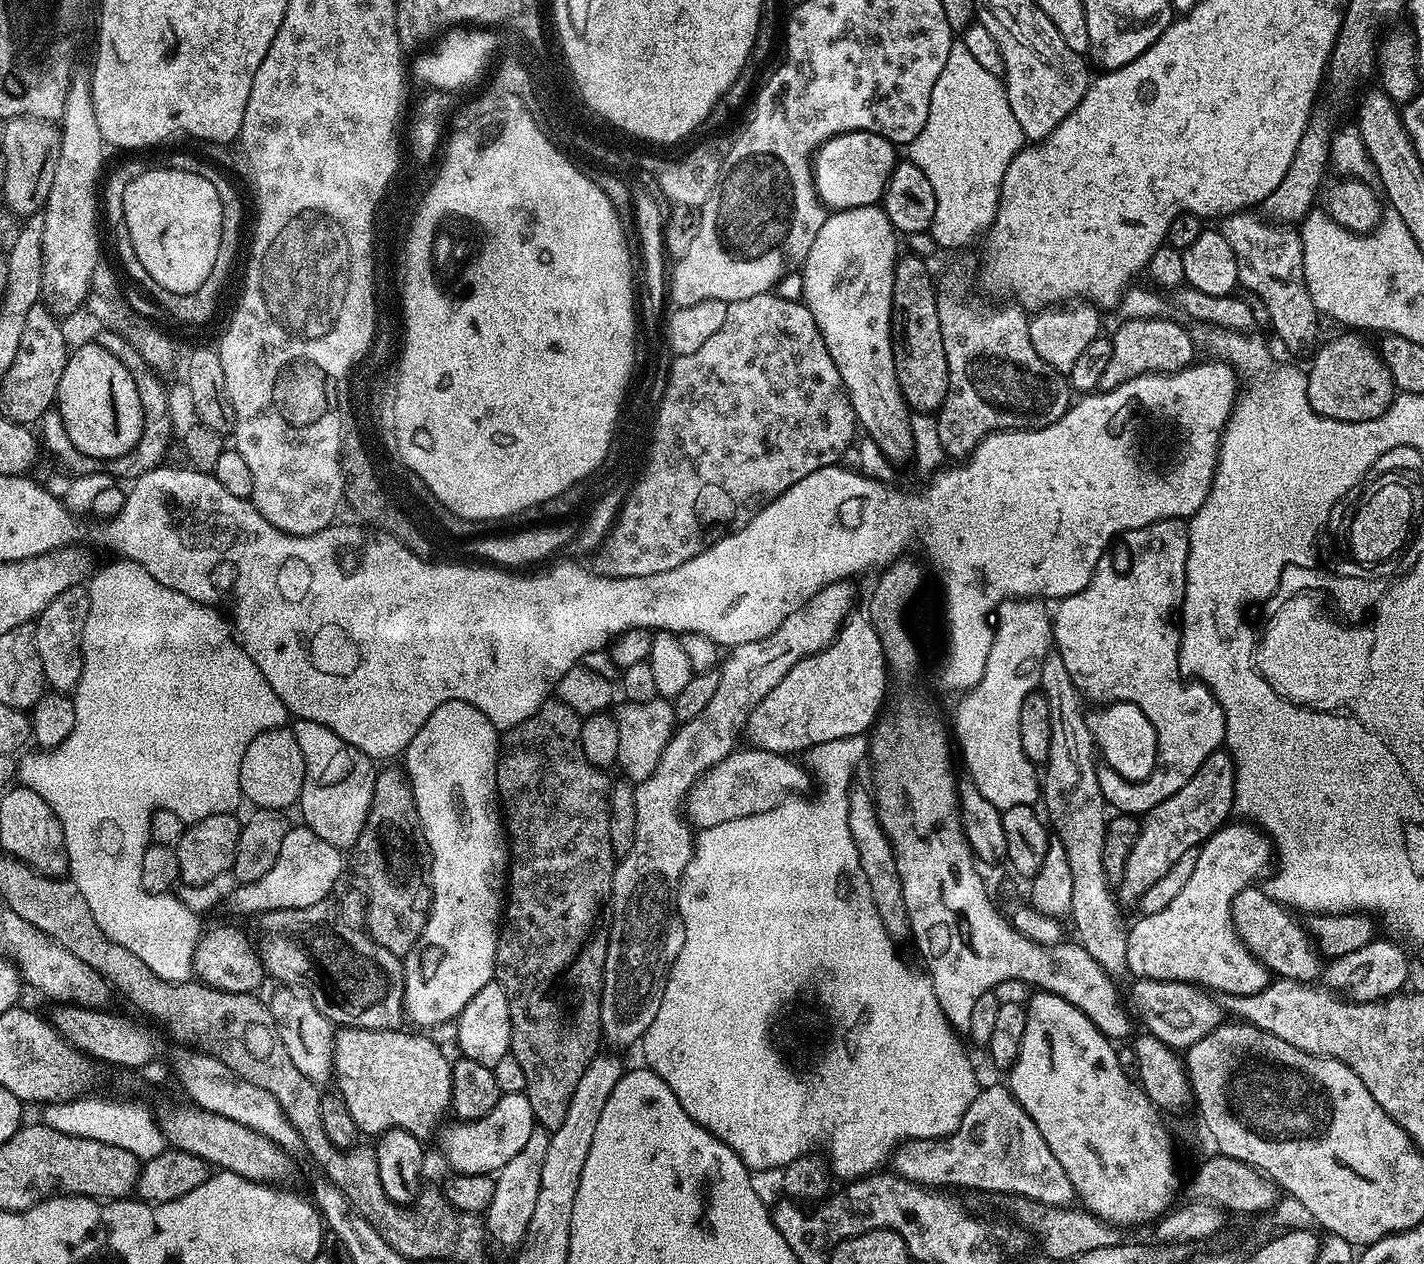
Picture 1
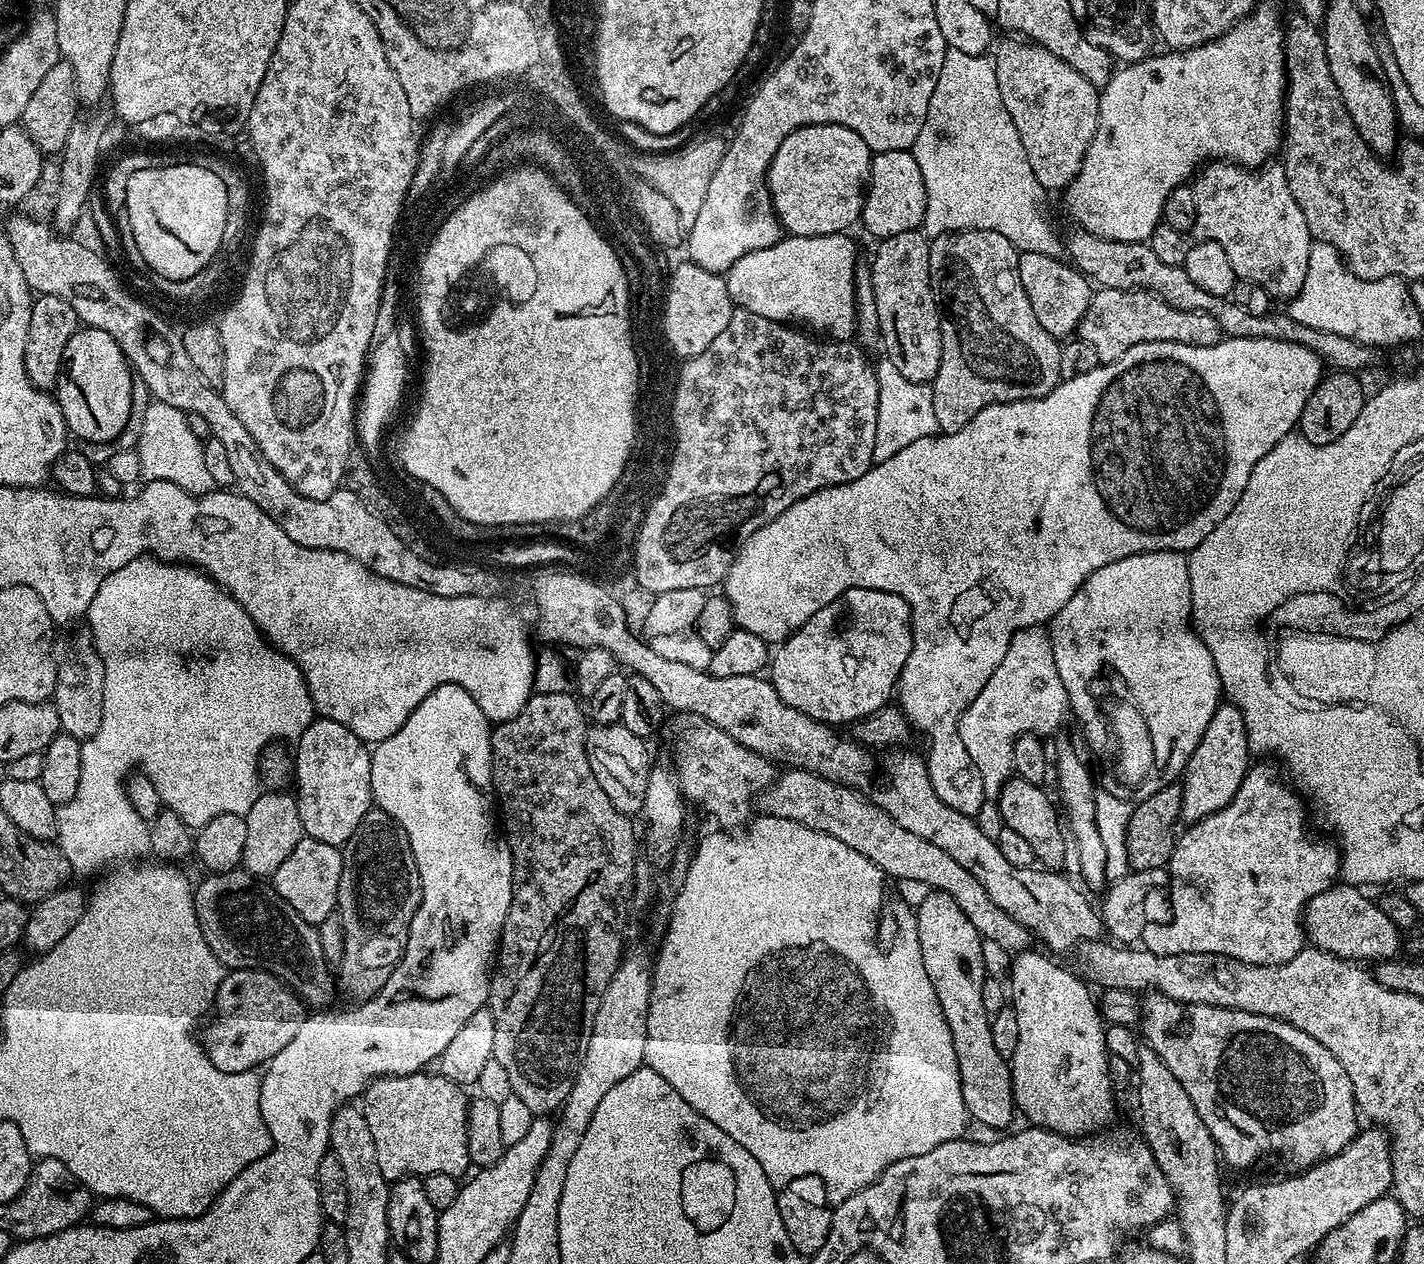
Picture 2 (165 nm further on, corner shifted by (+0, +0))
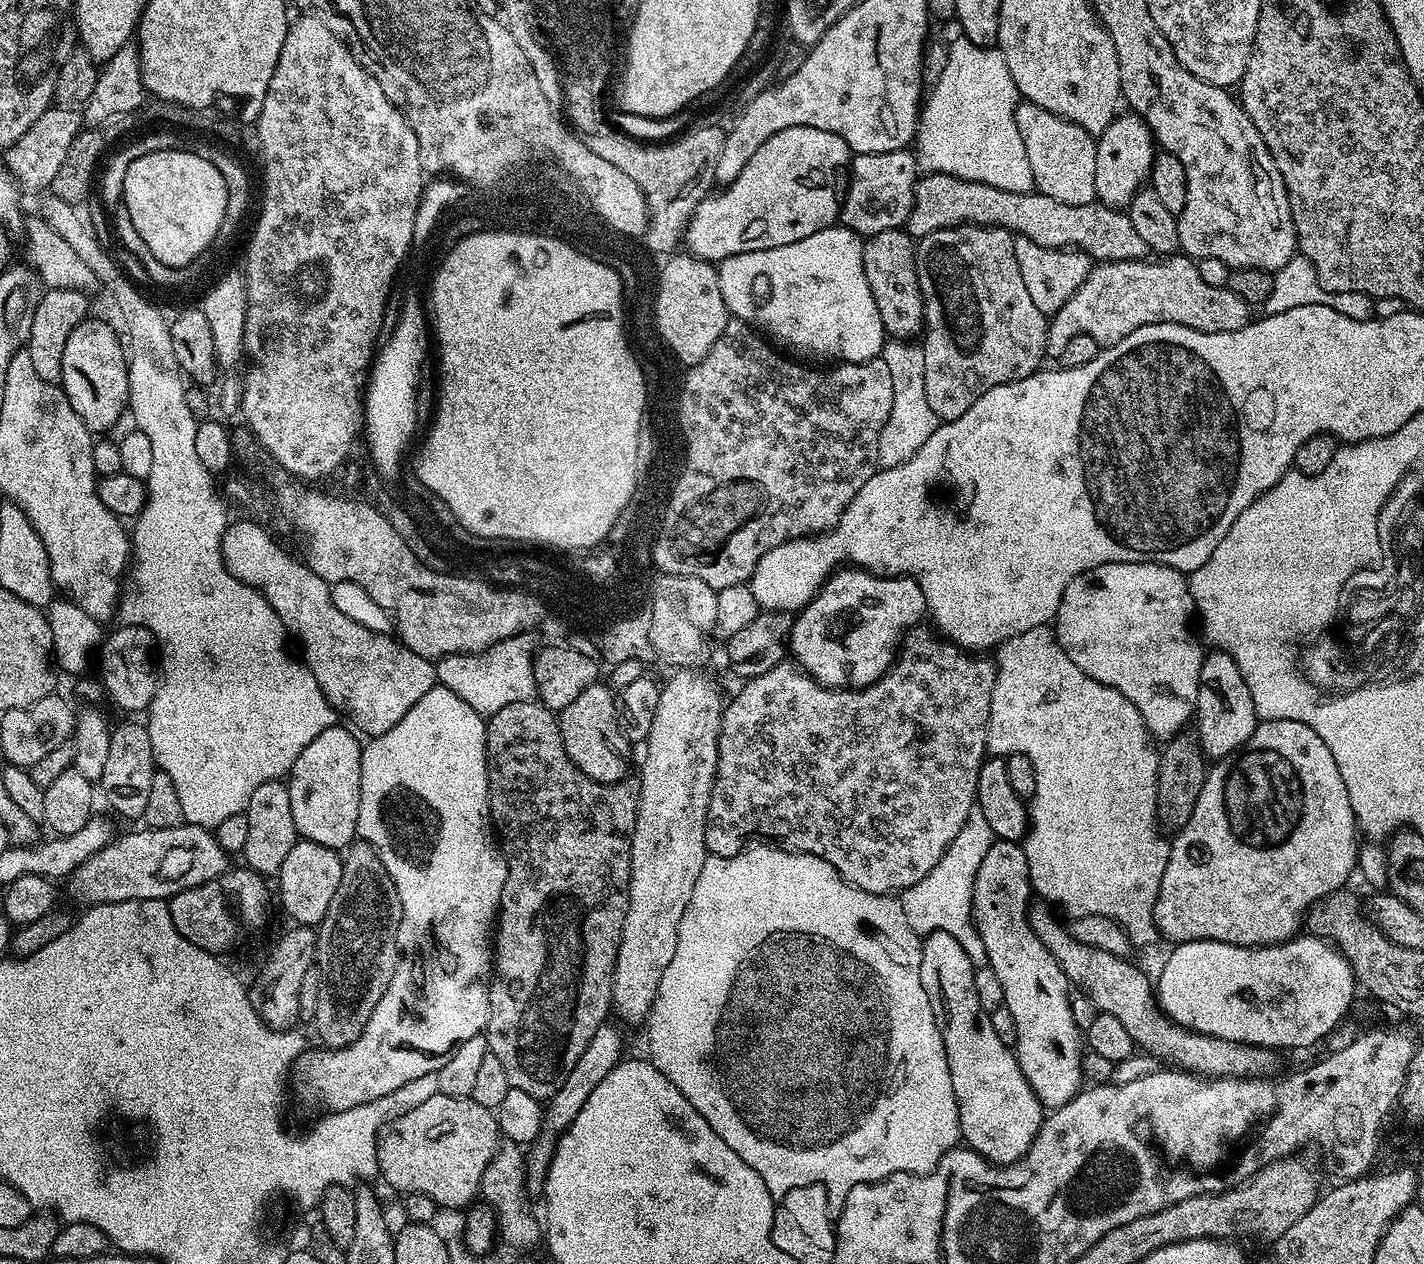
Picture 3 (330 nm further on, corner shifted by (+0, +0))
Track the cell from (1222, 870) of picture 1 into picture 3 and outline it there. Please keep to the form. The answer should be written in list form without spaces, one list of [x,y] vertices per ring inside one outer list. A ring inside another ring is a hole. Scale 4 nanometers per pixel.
[[[1260,720],[1254,734],[1245,742],[1239,752],[1215,761],[1207,769],[1202,786],[1202,794],[1198,794],[1198,802],[1194,802],[1194,814],[1190,814],[1190,822],[1182,826],[1171,837],[1168,849],[1166,868],[1162,870],[1162,880],[1158,890],[1158,898],[1152,906],[1152,921],[1156,923],[1156,931],[1171,942],[1194,940],[1197,942],[1215,942],[1217,944],[1233,944],[1258,948],[1265,944],[1284,944],[1301,931],[1305,923],[1308,909],[1331,892],[1339,892],[1344,884],[1357,871],[1356,854],[1358,851],[1358,829],[1354,810],[1350,806],[1350,794],[1346,794],[1346,782],[1342,782],[1342,774],[1338,774],[1338,766],[1334,762],[1334,754],[1330,754],[1326,742],[1318,738],[1318,734],[1310,726],[1293,720]]]

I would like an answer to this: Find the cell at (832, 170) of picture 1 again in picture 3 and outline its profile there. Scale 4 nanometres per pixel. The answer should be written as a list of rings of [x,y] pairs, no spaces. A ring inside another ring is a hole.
[[[810,126],[778,130],[754,150],[754,158],[742,166],[742,174],[738,174],[732,184],[721,187],[717,196],[709,194],[701,200],[684,230],[683,247],[688,247],[685,249],[699,260],[719,262],[738,254],[790,246],[790,242],[810,238],[810,234],[833,227],[839,221],[840,207],[844,205],[853,155],[846,141],[833,132]]]

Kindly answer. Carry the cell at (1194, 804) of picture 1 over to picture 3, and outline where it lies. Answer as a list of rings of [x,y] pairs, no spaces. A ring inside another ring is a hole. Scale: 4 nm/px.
[[[1209,651],[1202,662],[1198,702],[1194,713],[1196,736],[1200,739],[1199,751],[1213,761],[1239,752],[1250,734],[1254,734],[1257,723],[1254,698],[1250,698],[1250,686],[1246,686],[1246,678],[1242,678],[1238,666],[1225,652]]]

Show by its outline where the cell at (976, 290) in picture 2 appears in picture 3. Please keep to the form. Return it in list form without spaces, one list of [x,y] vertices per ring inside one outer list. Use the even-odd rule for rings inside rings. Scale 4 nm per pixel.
[[[961,224],[958,228],[943,228],[919,237],[916,244],[916,269],[918,282],[924,299],[924,331],[922,333],[922,347],[924,349],[924,381],[926,382],[926,402],[930,402],[930,410],[934,410],[937,421],[963,421],[966,410],[986,394],[994,386],[1008,384],[1012,380],[1021,380],[1041,371],[1043,360],[1046,360],[1048,350],[1048,321],[1049,317],[1034,306],[1030,294],[1022,282],[1022,270],[1018,270],[1018,254],[1014,254],[1016,236],[1005,228],[987,228],[981,224]]]

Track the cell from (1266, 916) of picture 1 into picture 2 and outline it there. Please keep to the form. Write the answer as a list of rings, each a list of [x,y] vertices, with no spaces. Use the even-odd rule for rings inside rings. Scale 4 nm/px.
[[[1347,882],[1341,883],[1341,885],[1341,888],[1333,886],[1322,890],[1322,894],[1314,894],[1314,898],[1310,898],[1310,902],[1305,906],[1302,919],[1307,943],[1318,950],[1353,962],[1368,962],[1364,960],[1379,962],[1393,959],[1399,953],[1396,951],[1400,948],[1402,929],[1390,918],[1386,918],[1386,914],[1382,914],[1379,903],[1373,897],[1371,900],[1370,897],[1363,896],[1360,893],[1363,891],[1359,887]]]

